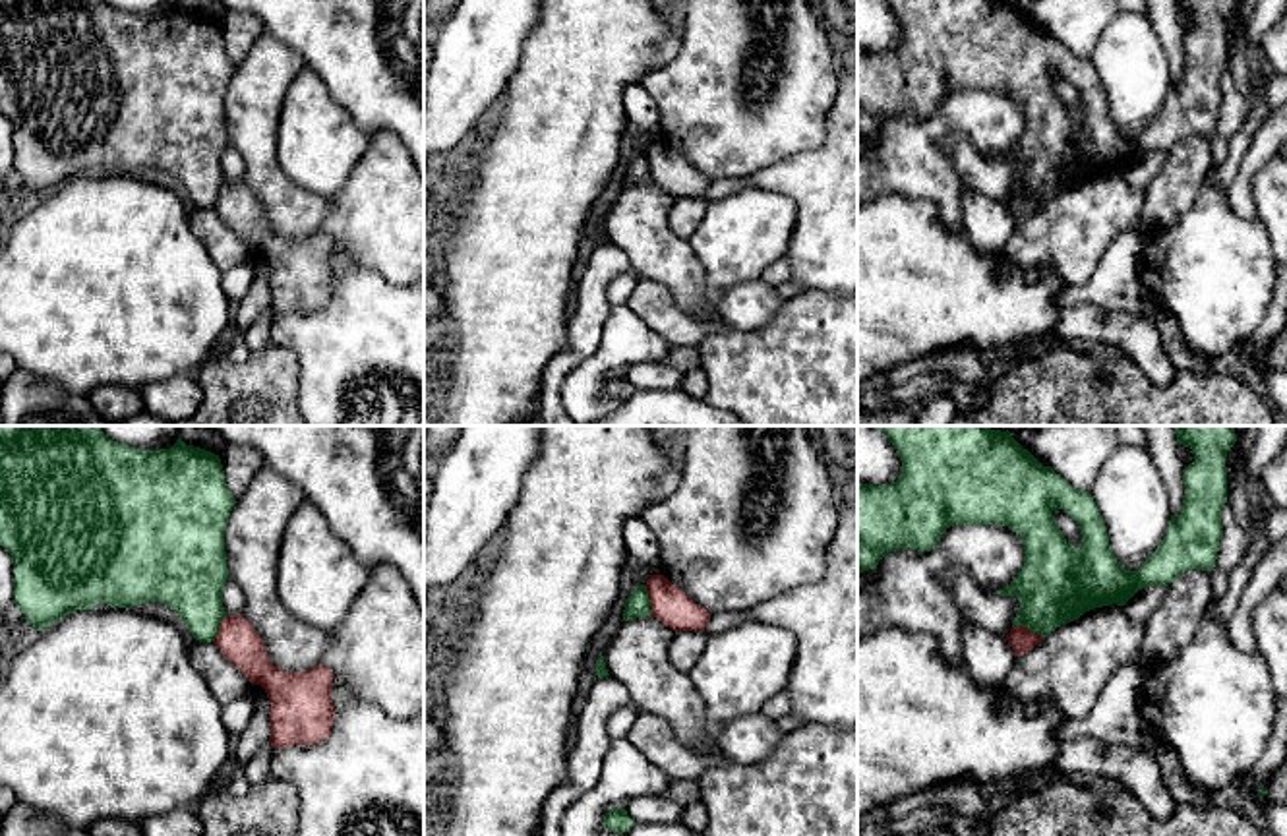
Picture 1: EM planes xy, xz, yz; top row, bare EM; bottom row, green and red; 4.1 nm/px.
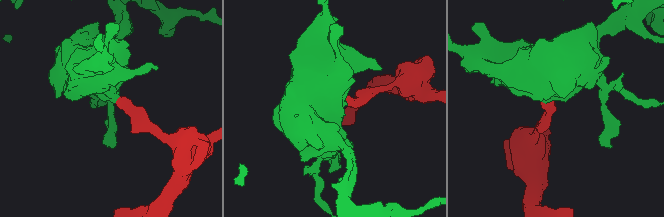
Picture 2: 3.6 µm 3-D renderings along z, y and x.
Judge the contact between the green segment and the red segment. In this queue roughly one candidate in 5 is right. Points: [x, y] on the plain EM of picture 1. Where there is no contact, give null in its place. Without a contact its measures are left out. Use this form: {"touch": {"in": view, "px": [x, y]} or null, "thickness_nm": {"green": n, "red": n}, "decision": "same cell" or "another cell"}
{"touch": {"in": "yz", "px": [1028, 194]}, "thickness_nm": {"green": 320, "red": 100}, "decision": "another cell"}

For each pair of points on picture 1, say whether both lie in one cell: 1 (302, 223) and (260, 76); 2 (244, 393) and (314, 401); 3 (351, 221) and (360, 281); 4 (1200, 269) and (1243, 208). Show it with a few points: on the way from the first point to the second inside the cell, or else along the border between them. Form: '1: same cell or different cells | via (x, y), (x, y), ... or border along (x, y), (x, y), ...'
1: same cell | via (271, 186), (264, 177), (260, 159), (260, 113)
2: different cells | border along (297, 353), (299, 405)
3: different cells | border along (335, 242), (357, 264), (378, 271), (399, 287)
4: different cells | border along (1224, 190), (1229, 208), (1239, 217), (1257, 219)

